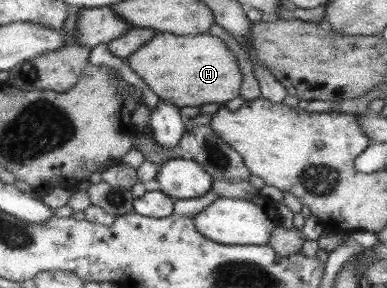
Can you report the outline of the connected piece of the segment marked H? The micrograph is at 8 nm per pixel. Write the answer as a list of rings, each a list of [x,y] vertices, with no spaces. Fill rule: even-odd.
[[[157,32],[124,61],[157,95],[158,101],[168,101],[179,108],[198,108],[204,103],[224,105],[239,96],[242,81],[236,58],[220,38],[208,32],[192,36]]]

